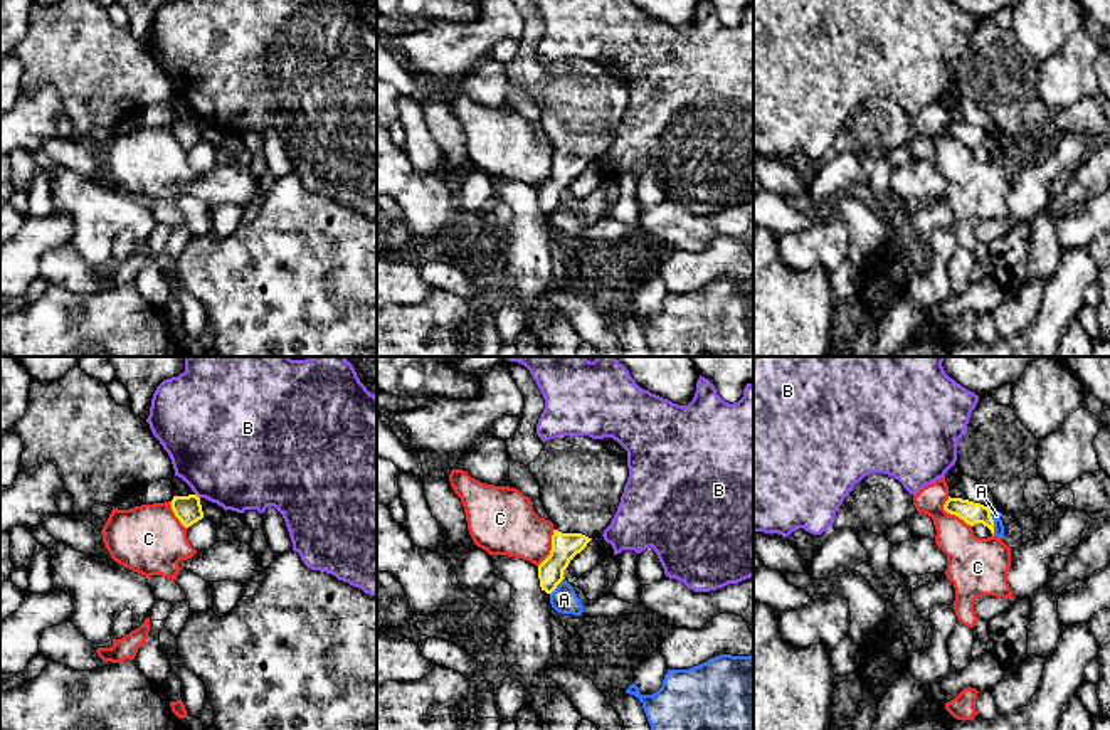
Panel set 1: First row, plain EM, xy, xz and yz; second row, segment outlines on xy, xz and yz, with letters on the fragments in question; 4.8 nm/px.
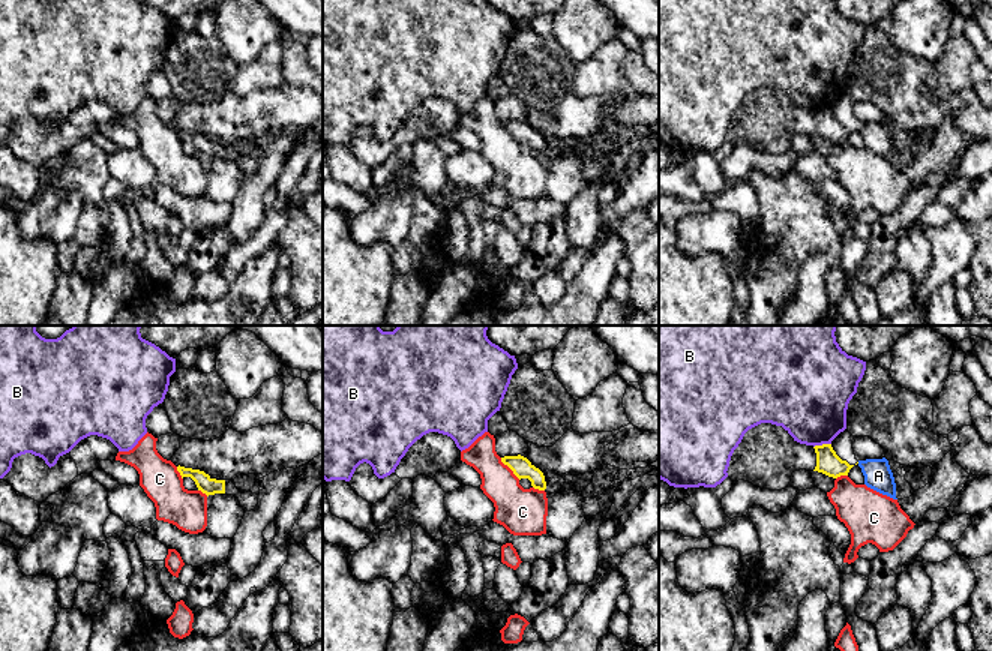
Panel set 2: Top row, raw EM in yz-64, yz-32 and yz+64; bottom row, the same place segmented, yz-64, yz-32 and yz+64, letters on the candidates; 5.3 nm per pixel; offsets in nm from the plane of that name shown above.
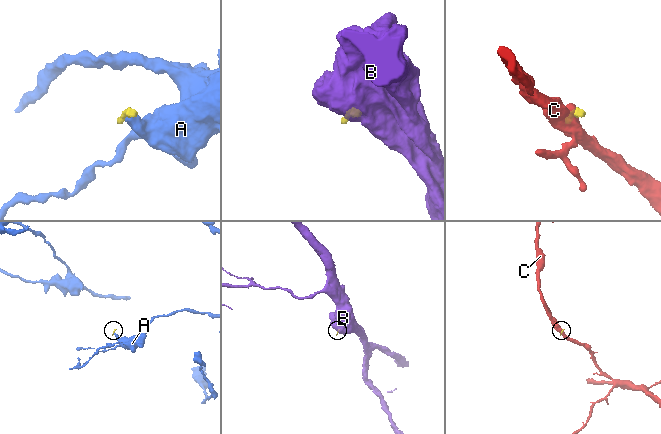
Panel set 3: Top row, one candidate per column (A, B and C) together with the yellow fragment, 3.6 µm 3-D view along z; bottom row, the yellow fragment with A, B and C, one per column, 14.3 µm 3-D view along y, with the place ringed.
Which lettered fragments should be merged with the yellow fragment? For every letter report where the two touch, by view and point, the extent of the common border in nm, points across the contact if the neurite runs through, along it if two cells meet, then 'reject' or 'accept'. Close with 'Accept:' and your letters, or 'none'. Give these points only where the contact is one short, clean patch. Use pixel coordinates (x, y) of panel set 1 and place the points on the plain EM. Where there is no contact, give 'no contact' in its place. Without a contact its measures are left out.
A: meets yellow in yz at (993, 145); contact 120 nm long; border along yz (989, 133), (994, 143), (994, 157); reject
B: meets yellow in xy at (197, 120); contact 40 nm long; border along xy (195, 116), (199, 121); reject
C: meets yellow in yz at (952, 137); contact 190 nm long; reject
Accept: none

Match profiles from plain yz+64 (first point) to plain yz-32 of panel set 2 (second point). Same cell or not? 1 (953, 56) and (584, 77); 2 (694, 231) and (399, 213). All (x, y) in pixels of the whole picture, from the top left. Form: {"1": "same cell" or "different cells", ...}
{"1": "same cell", "2": "same cell"}

